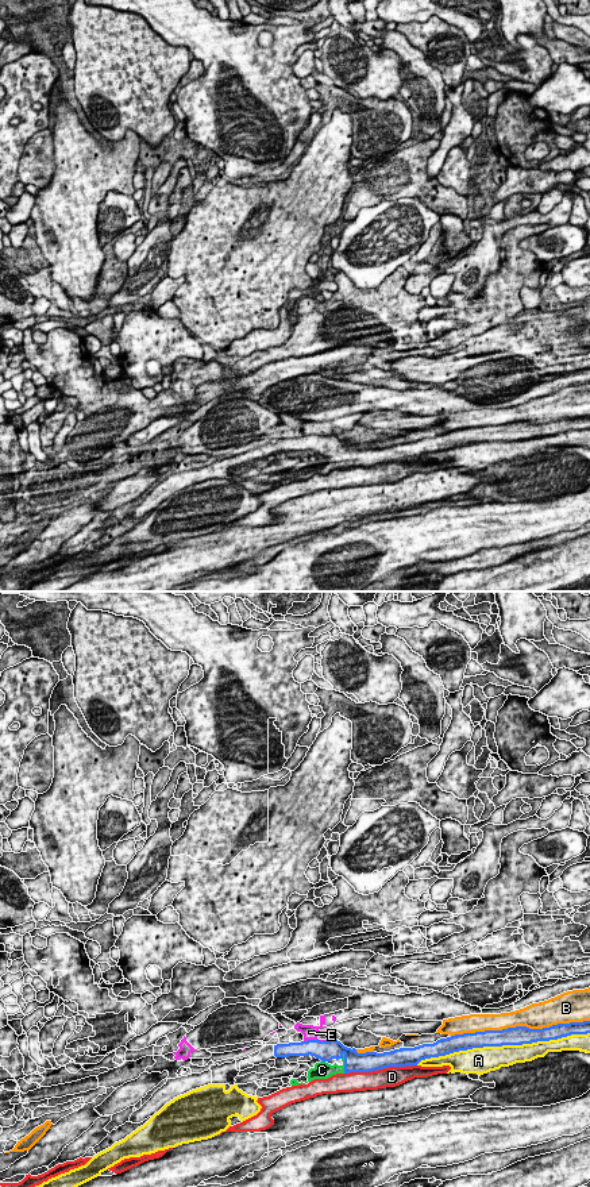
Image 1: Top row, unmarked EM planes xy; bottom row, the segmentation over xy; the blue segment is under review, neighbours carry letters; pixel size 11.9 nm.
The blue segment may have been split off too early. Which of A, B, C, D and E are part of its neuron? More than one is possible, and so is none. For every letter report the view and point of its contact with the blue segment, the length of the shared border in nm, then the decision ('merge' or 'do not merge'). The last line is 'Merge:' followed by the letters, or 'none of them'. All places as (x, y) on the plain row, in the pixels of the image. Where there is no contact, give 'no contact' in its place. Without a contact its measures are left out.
A: contact xy (502, 439); length 2100 nm; do not merge
B: contact xy (520, 421); length 1650 nm; do not merge
C: contact xy (344, 458); length 260 nm; merge
D: contact xy (380, 463); length 850 nm; do not merge
E: contact xy (315, 435); length 280 nm; do not merge
Merge: C

